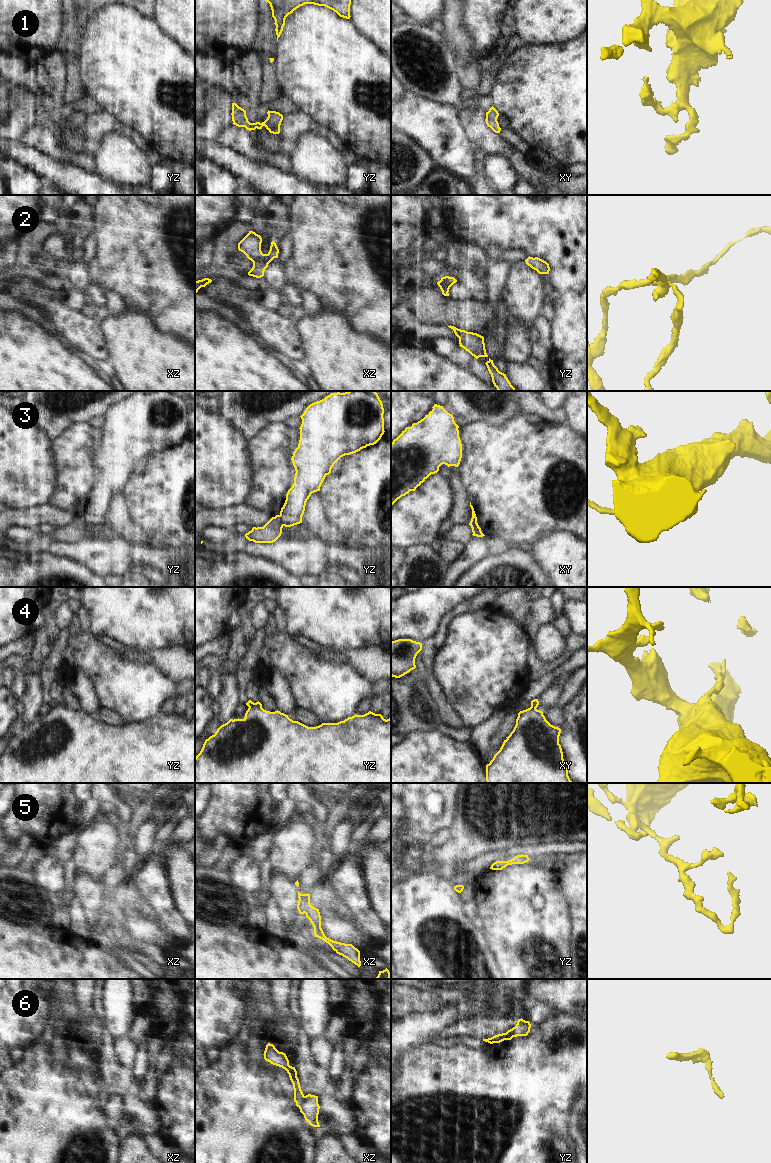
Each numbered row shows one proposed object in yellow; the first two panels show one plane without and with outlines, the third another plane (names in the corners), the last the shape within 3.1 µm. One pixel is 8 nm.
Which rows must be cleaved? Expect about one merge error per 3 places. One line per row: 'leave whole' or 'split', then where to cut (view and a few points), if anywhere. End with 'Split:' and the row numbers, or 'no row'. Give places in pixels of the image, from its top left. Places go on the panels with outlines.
1: leave whole; no cut
2: leave whole; no cut
3: leave whole; no cut
4: split; cut in yz along (261, 706), (251, 706), (249, 708)
5: leave whole; no cut
6: split; cut in xz along (304, 1096), (304, 1100), (299, 1107)
Split: 4, 6

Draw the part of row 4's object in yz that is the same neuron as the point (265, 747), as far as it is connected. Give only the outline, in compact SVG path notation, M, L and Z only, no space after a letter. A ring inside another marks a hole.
M253 706L248 708L244 719L230 719L205 740L200 753L195 757L195 783L391 783L391 718L386 720L381 714L369 711L338 723L308 727L278 710L270 712L260 706Z

